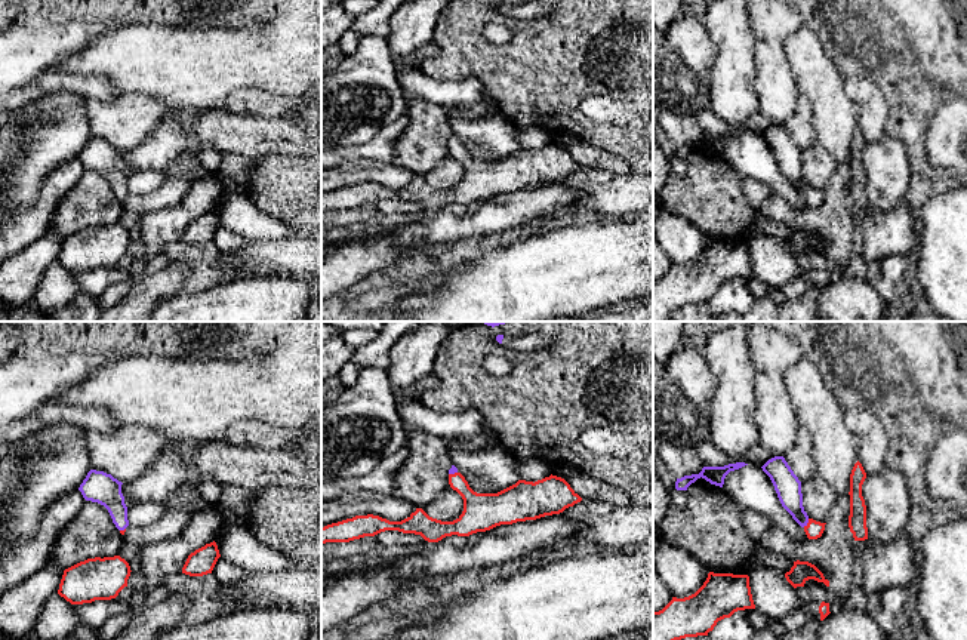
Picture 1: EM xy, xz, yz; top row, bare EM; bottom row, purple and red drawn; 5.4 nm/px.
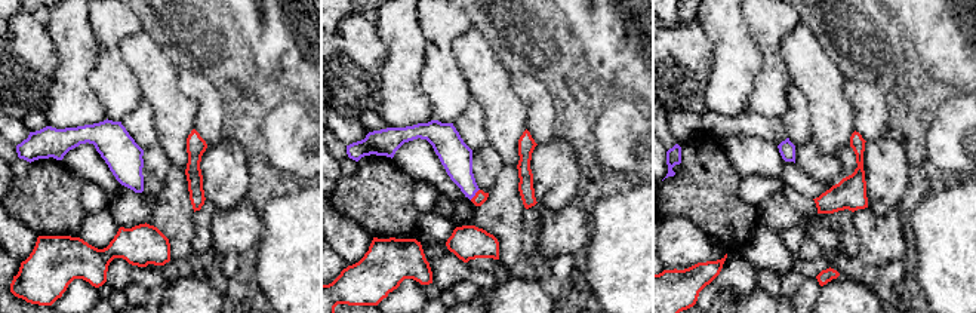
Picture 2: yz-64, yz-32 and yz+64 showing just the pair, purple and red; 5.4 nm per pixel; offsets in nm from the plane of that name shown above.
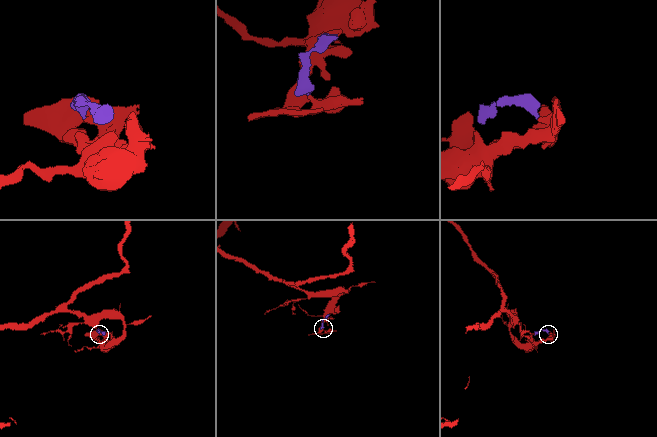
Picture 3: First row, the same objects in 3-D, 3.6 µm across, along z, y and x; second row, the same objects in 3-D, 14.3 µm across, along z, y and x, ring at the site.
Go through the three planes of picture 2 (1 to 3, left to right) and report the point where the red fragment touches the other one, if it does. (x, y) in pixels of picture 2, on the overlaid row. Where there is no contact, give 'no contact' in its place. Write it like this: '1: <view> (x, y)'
1: no contact
2: yz-32 (474, 195)
3: no contact

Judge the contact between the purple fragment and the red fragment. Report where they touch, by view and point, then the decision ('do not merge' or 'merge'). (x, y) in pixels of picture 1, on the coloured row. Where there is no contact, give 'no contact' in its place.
contact yz (806, 523); merge

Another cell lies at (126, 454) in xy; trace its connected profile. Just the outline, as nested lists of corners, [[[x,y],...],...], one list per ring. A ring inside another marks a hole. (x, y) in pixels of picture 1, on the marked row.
[[[141,425],[123,427],[114,434],[86,430],[83,439],[90,470],[111,474],[121,483],[139,477],[166,444],[158,431]]]

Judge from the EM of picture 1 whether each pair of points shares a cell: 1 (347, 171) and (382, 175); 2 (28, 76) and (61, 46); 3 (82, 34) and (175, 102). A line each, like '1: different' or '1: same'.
1: same
2: same
3: different

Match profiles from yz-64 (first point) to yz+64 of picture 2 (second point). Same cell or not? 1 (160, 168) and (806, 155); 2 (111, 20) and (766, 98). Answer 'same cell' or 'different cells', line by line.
1: same cell
2: same cell

